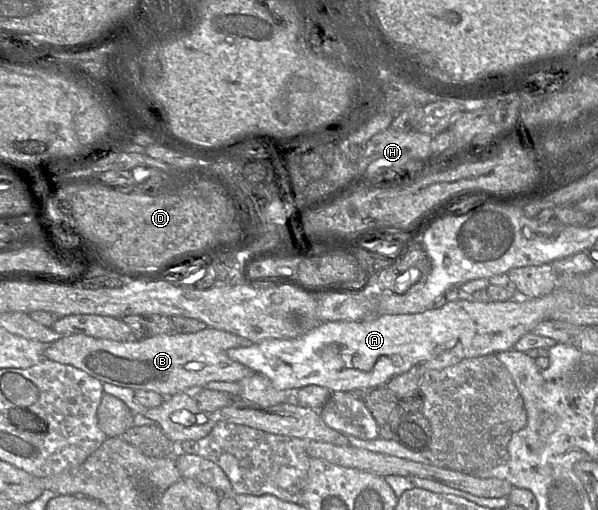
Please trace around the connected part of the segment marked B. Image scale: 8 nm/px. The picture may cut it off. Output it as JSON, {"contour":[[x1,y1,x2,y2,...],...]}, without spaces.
{"contour":[[207,327,196,333,170,333,144,340,119,342,74,334,49,344,44,358,71,365,102,383,133,390,149,390,164,397,181,392,193,392,212,381,240,382,255,372,231,360,227,350,249,347,253,343,236,334]]}

